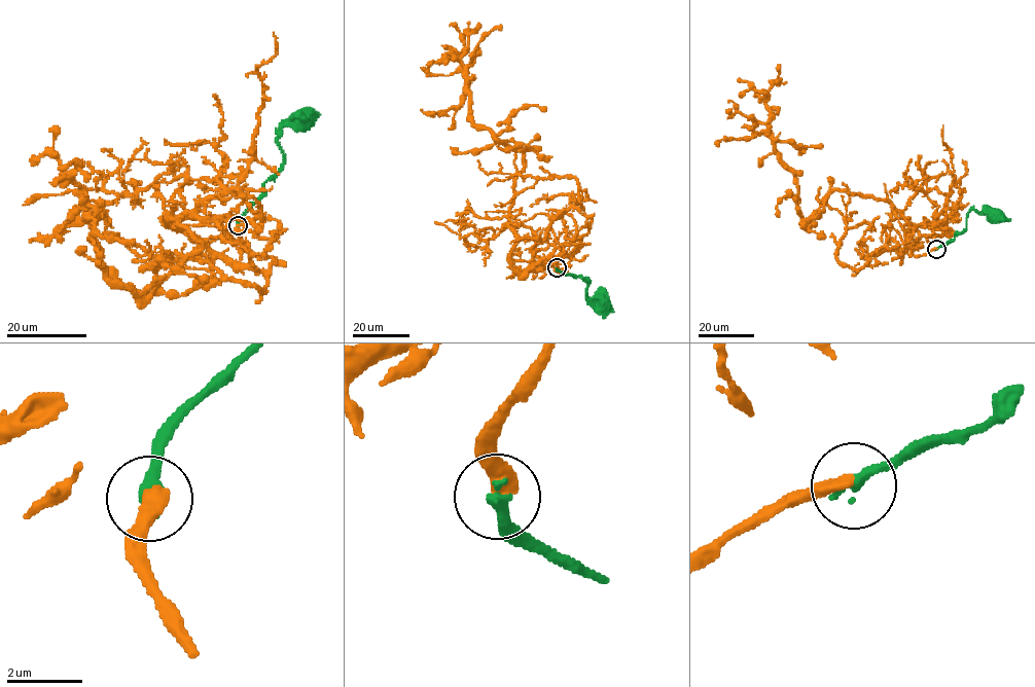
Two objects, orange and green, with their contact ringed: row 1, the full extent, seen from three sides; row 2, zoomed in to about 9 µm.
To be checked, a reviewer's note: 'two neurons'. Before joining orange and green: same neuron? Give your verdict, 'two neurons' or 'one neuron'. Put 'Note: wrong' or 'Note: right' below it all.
one neuron
Note: wrong

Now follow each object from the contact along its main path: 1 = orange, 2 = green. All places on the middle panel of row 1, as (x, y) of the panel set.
1: (556, 267), (547, 215), (509, 223), (524, 151), (540, 149), (473, 124), (464, 37), (449, 24)
2: (556, 267), (590, 283), (587, 278), (586, 296), (603, 301)

